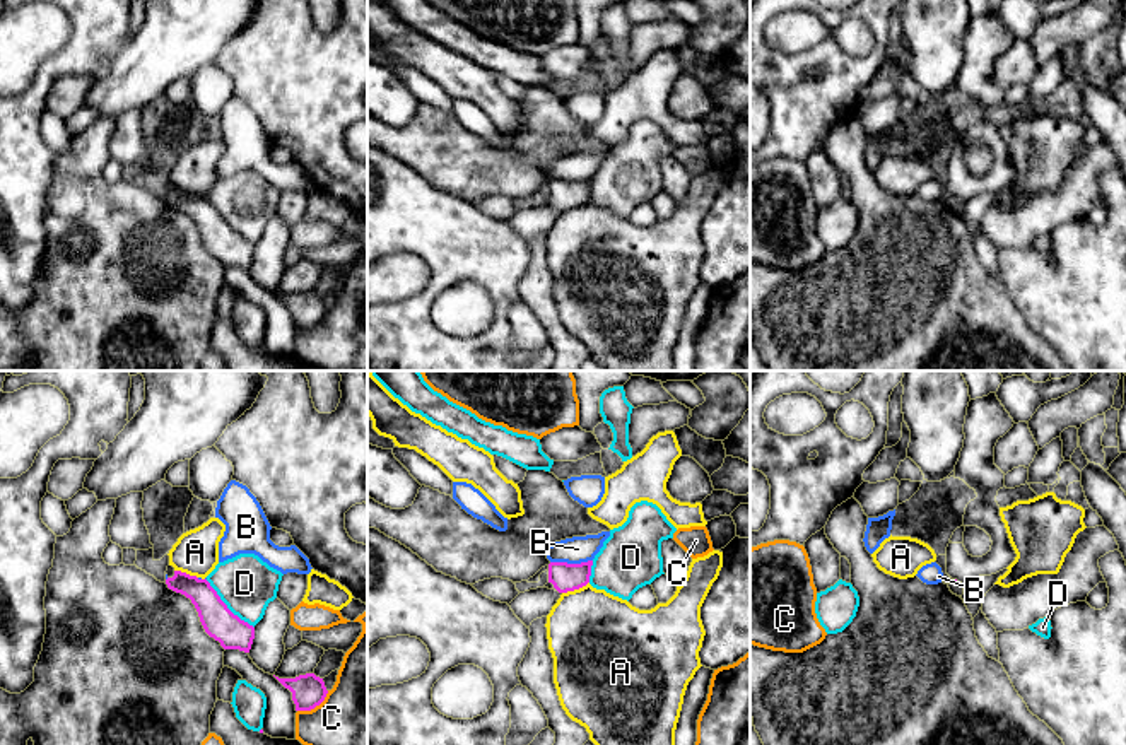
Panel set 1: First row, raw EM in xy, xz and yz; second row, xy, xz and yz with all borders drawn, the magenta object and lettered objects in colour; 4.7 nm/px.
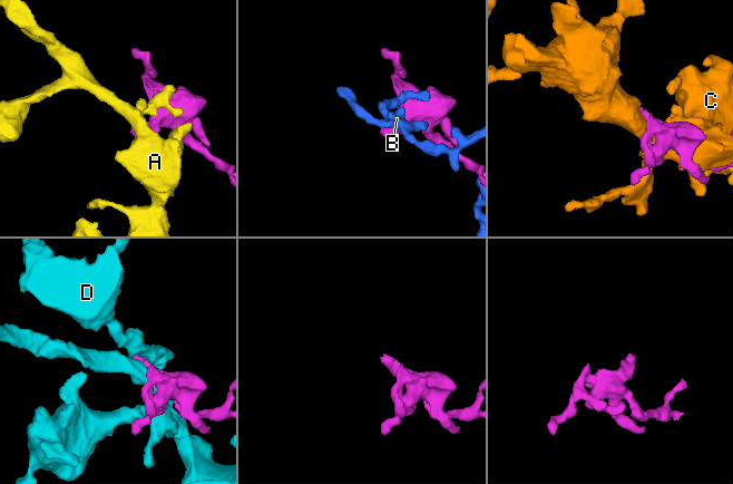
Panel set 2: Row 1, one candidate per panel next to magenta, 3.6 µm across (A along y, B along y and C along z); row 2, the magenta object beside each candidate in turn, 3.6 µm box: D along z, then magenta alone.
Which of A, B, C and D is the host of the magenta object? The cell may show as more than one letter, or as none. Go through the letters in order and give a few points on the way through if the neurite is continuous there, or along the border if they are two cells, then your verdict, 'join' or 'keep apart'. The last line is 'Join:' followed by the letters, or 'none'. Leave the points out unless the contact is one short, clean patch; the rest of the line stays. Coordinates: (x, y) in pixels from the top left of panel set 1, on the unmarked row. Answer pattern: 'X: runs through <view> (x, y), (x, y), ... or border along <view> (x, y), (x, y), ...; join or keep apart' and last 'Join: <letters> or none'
A: border along xz (588, 199), (562, 211); keep apart
B: keep apart
C: keep apart
D: keep apart
Join: none

